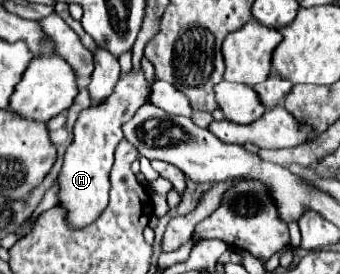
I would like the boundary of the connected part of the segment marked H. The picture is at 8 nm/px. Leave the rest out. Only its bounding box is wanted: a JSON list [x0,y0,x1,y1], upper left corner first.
[59,69,151,227]

